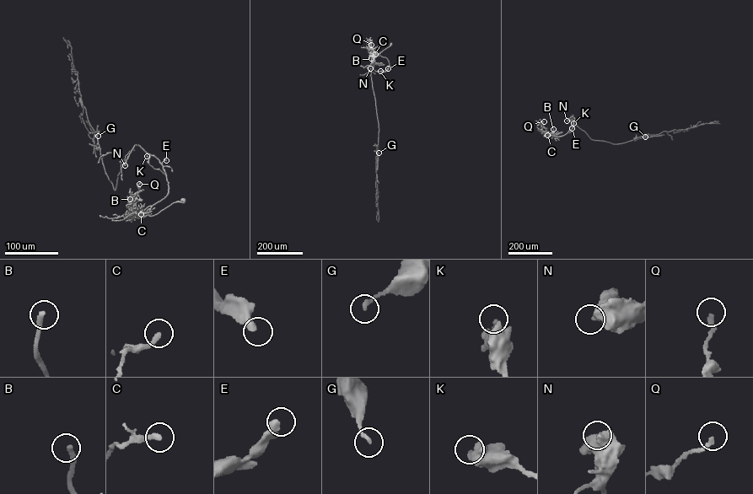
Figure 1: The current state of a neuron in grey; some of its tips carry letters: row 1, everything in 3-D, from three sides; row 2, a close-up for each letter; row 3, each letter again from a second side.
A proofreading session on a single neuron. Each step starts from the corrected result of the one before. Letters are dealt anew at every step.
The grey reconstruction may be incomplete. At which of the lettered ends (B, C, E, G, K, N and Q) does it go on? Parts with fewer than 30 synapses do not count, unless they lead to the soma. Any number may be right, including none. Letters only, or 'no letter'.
B

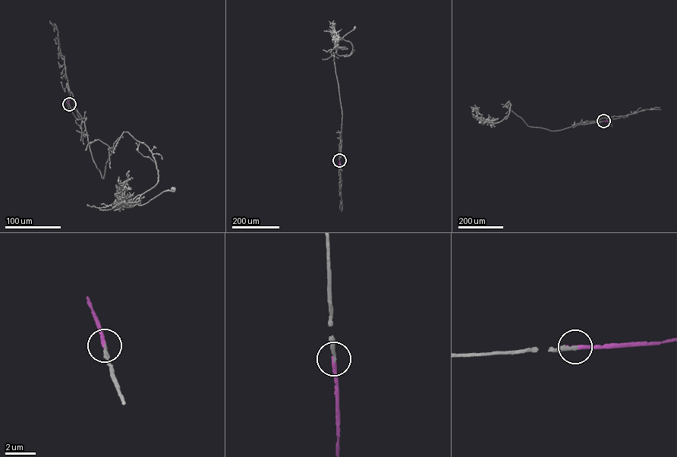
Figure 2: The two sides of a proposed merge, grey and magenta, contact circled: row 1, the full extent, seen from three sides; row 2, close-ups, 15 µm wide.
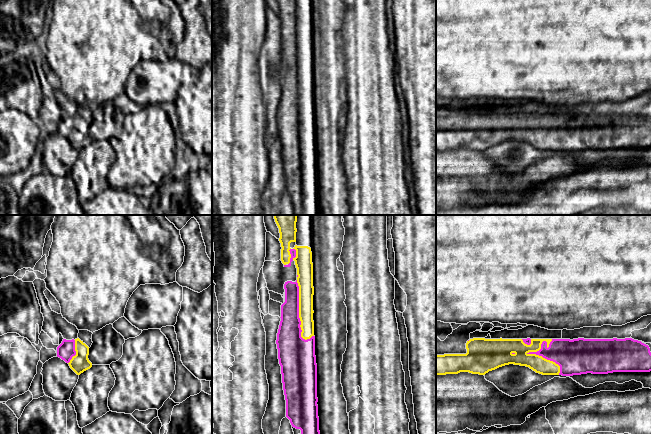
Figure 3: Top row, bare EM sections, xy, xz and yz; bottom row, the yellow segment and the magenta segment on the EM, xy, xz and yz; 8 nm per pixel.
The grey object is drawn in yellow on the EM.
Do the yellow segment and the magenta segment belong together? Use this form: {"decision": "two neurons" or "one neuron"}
{"decision": "one neuron"}

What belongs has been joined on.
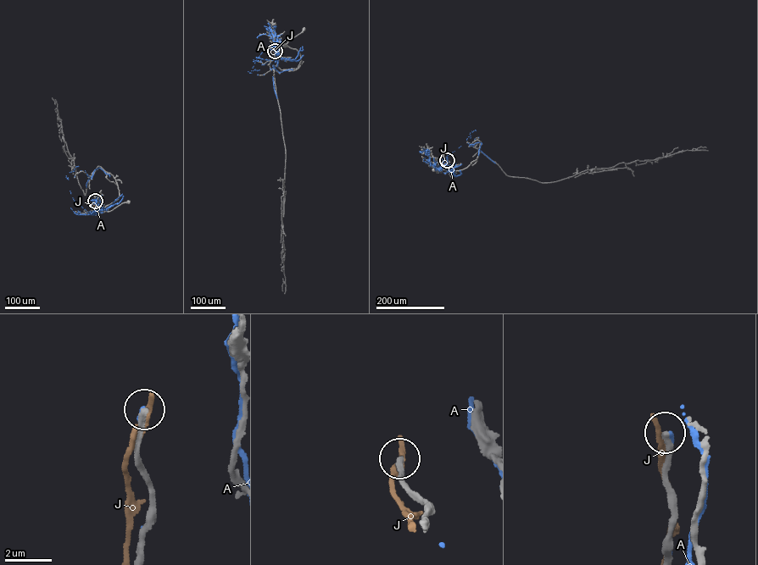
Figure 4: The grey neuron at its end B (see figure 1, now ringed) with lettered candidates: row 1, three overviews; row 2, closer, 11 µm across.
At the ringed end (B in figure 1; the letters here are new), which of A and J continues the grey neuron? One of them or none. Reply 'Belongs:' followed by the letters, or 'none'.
Belongs: none

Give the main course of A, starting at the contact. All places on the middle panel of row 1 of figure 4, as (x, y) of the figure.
A: (275, 51), (277, 48), (262, 52), (248, 71), (259, 69), (267, 62), (273, 65), (276, 98)

